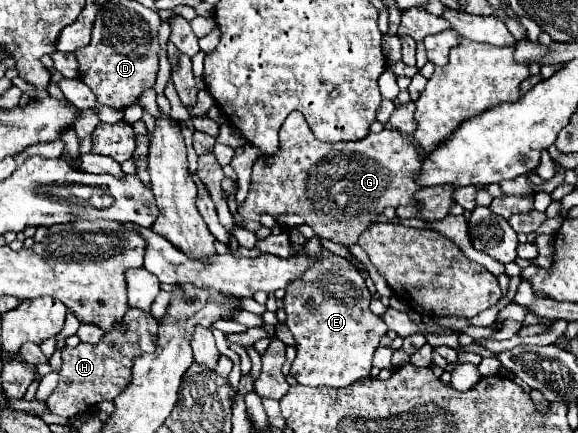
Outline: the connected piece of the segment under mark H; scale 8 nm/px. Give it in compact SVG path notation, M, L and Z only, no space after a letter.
M130 309L124 317L126 331L108 331L98 345L80 343L78 347L66 347L62 351L62 371L58 379L58 387L48 397L48 409L54 415L60 417L74 417L82 411L94 409L98 403L106 399L114 399L130 381L132 381L132 359L150 353L156 349L154 339L158 331L158 321L152 315L146 315L142 311Z

